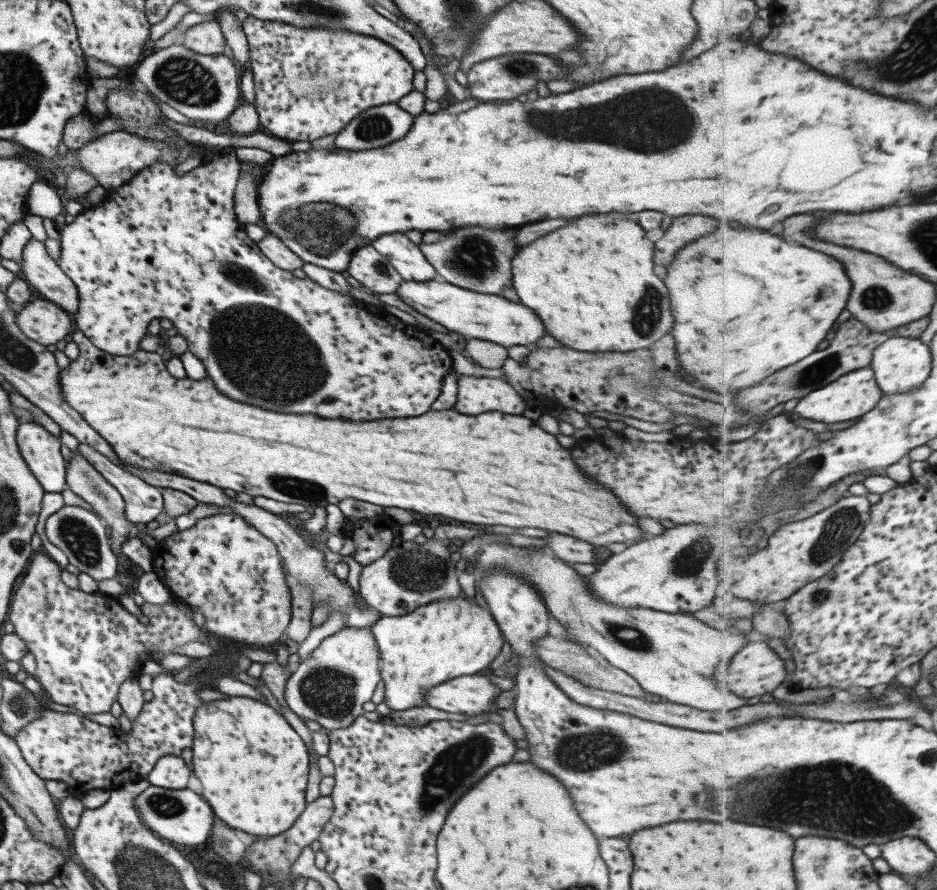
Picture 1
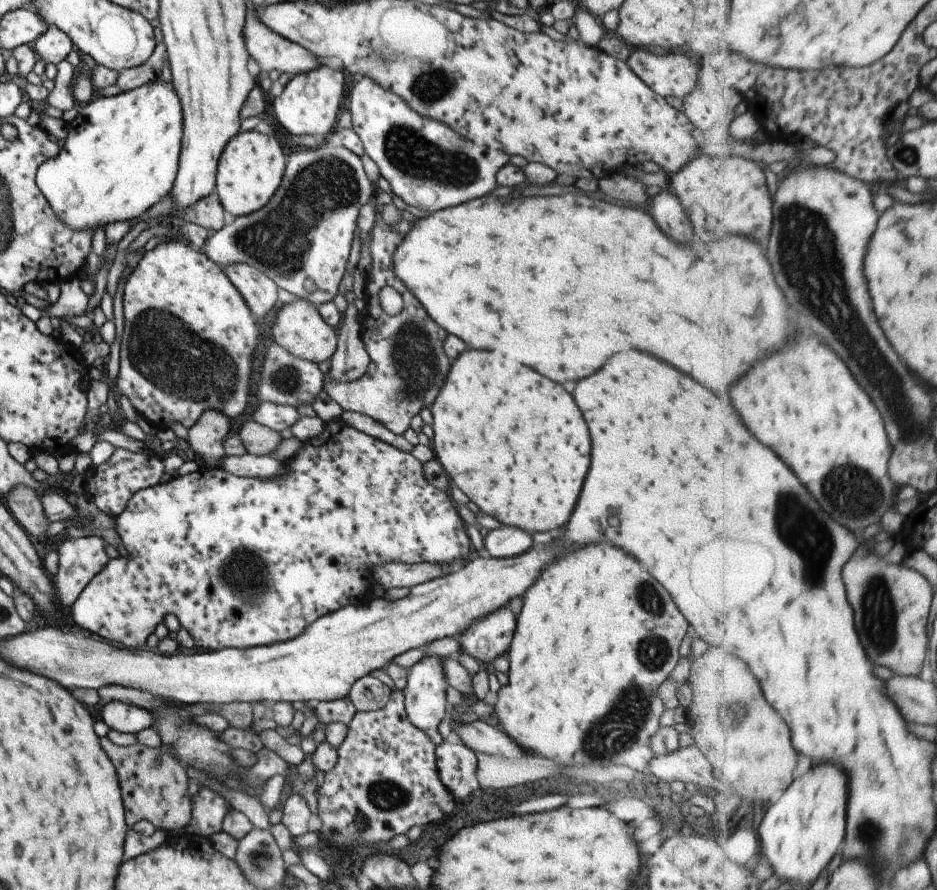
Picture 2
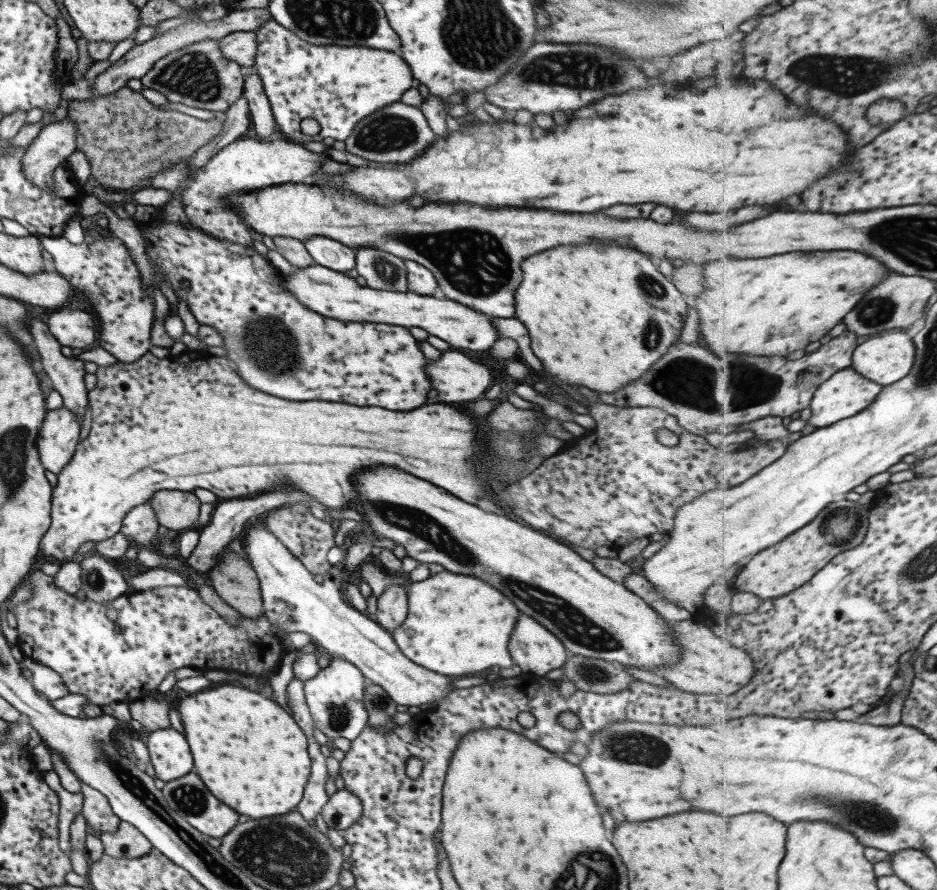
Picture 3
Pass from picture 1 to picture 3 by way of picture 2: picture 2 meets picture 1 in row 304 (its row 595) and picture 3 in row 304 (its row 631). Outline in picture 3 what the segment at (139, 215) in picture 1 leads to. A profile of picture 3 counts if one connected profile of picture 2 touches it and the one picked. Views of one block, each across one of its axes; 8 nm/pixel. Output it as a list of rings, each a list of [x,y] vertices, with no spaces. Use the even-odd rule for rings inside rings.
[[[160,211],[158,217],[154,216],[152,219],[144,222],[135,222],[134,224],[142,234],[144,238],[144,244],[146,244],[146,254],[148,254],[148,262],[154,266],[154,279],[152,279],[152,285],[148,285],[148,291],[144,289],[146,283],[142,280],[142,273],[140,269],[132,260],[130,250],[126,247],[126,243],[112,232],[100,233],[100,236],[94,238],[92,244],[82,242],[80,244],[72,244],[68,239],[63,236],[51,237],[38,235],[42,248],[46,249],[52,254],[53,259],[50,263],[52,269],[60,272],[61,276],[64,276],[72,286],[74,291],[78,292],[78,296],[82,298],[82,302],[86,302],[91,312],[96,314],[99,338],[97,340],[97,346],[104,348],[106,352],[110,352],[116,360],[120,360],[121,363],[133,363],[139,358],[142,358],[144,354],[149,352],[151,347],[151,330],[153,323],[155,322],[155,300],[154,290],[160,289],[160,284],[164,283],[164,280],[170,284],[170,288],[174,290],[177,298],[182,298],[190,312],[194,315],[194,318],[200,325],[208,324],[224,338],[222,341],[222,347],[226,348],[226,358],[232,360],[233,364],[236,364],[236,370],[240,374],[240,378],[252,388],[256,388],[260,392],[266,392],[269,395],[277,396],[278,398],[284,398],[284,400],[292,400],[294,402],[304,402],[304,400],[330,400],[330,402],[342,402],[346,404],[353,404],[357,407],[380,407],[386,410],[400,410],[400,412],[406,412],[406,410],[412,410],[420,408],[422,405],[429,403],[428,392],[430,392],[430,375],[426,373],[426,357],[418,347],[416,338],[412,337],[409,328],[401,325],[393,325],[388,323],[356,323],[356,322],[341,322],[340,320],[334,320],[332,318],[325,318],[320,313],[314,312],[308,307],[305,307],[288,289],[284,289],[284,285],[280,283],[282,277],[286,277],[285,274],[280,272],[278,268],[275,268],[272,263],[264,255],[260,255],[256,249],[252,247],[244,247],[240,244],[236,244],[228,239],[220,239],[194,225],[176,225],[176,223],[170,223],[164,219],[165,213]],[[188,280],[189,288],[183,289],[182,282]]]

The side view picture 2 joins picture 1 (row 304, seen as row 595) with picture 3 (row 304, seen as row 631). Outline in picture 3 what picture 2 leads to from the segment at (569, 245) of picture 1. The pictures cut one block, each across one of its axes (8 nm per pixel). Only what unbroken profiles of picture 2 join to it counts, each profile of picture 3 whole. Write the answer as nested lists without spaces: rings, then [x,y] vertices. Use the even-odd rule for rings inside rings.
[[[590,242],[590,244],[576,244],[576,246],[560,246],[552,248],[548,252],[540,252],[536,256],[530,256],[522,264],[522,284],[515,292],[515,318],[520,318],[522,324],[528,328],[530,338],[532,338],[532,350],[534,354],[542,360],[546,366],[546,372],[554,374],[556,378],[568,382],[568,384],[582,384],[593,391],[603,393],[619,392],[622,387],[628,387],[628,383],[636,381],[642,377],[648,369],[652,369],[654,363],[666,353],[666,351],[679,340],[682,334],[682,326],[688,317],[688,307],[691,303],[672,282],[656,269],[648,255],[632,248],[620,248],[614,244],[600,244],[600,242]]]

